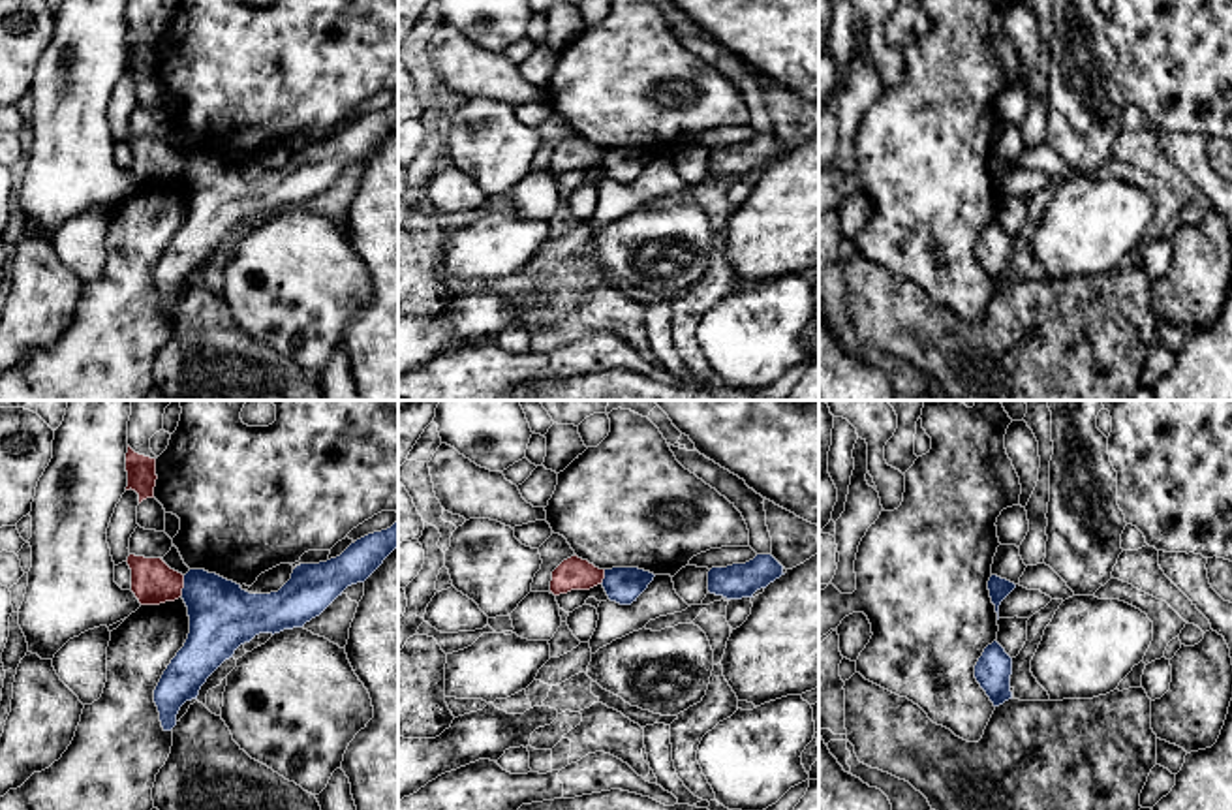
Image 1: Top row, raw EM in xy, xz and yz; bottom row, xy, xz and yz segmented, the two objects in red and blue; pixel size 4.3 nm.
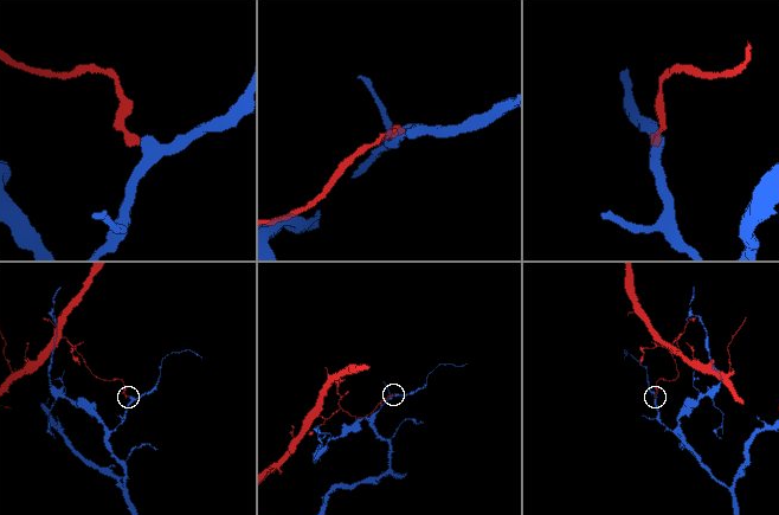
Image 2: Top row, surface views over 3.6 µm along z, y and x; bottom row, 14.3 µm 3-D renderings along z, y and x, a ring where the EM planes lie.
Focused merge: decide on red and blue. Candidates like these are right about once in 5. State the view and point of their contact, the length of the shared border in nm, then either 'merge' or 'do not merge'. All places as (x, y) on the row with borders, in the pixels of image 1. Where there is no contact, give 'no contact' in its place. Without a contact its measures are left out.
xy (183, 585) | 90 nm | do not merge

